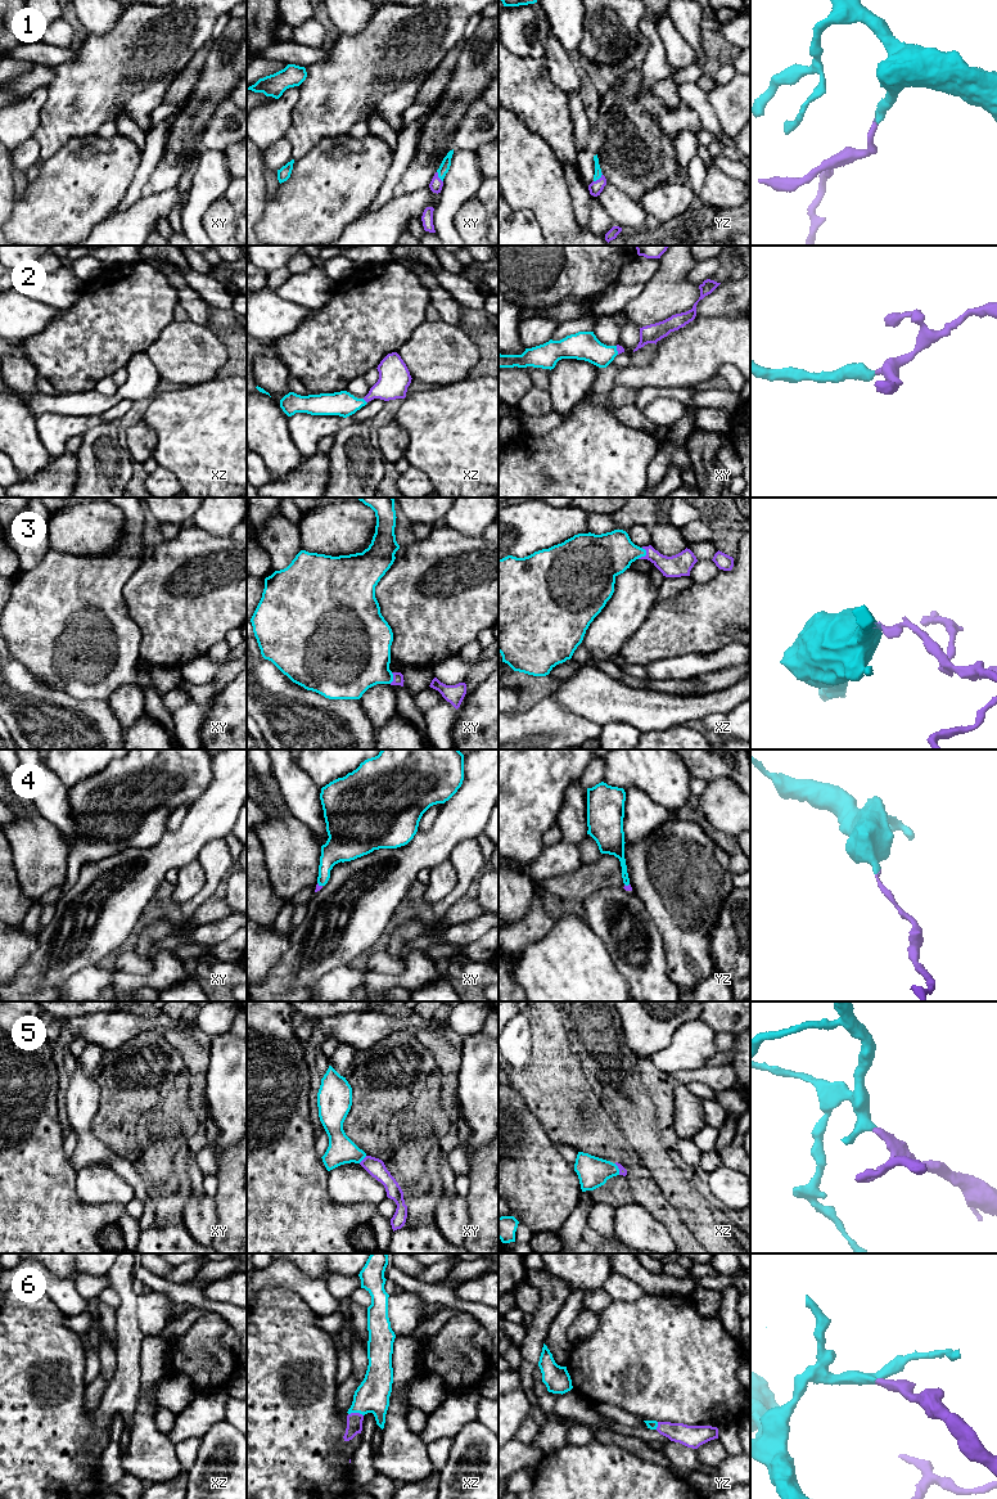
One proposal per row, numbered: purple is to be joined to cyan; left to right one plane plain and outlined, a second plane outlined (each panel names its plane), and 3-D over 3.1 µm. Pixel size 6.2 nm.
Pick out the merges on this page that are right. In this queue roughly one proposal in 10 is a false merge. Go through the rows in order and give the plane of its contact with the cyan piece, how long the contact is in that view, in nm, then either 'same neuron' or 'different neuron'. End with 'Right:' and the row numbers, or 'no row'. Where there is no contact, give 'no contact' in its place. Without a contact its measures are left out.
1: contact in yz; length 80 nm; same neuron
2: contact in xz; length 40 nm; same neuron
3: contact in xz; length 80 nm; same neuron
4: contact in xy; length 40 nm; same neuron
5: contact in xy; length 70 nm; same neuron
6: contact in xz; length 100 nm; same neuron
Right: 1, 2, 3, 4, 5, 6

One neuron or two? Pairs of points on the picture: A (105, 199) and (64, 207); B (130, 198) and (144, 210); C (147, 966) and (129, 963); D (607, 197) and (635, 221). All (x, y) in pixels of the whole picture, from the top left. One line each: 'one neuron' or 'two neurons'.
A: one neuron
B: two neurons
C: one neuron
D: one neuron

